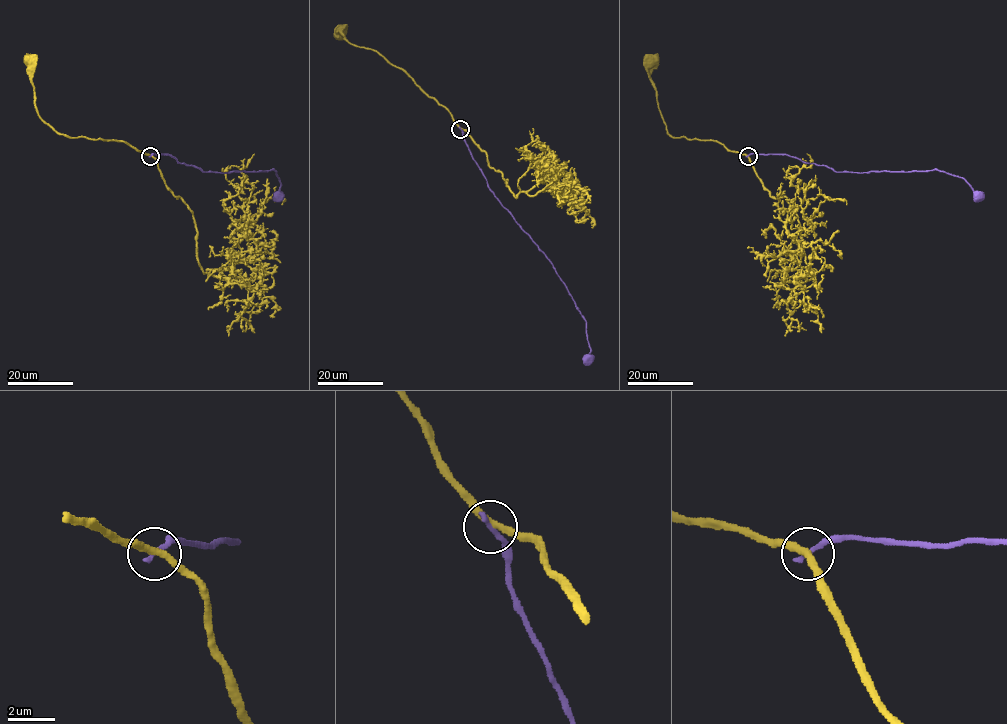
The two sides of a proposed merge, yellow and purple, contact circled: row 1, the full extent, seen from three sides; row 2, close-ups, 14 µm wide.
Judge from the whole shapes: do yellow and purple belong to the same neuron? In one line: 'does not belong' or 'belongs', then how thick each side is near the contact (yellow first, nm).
does not belong; calibres 300 and 240 nm

